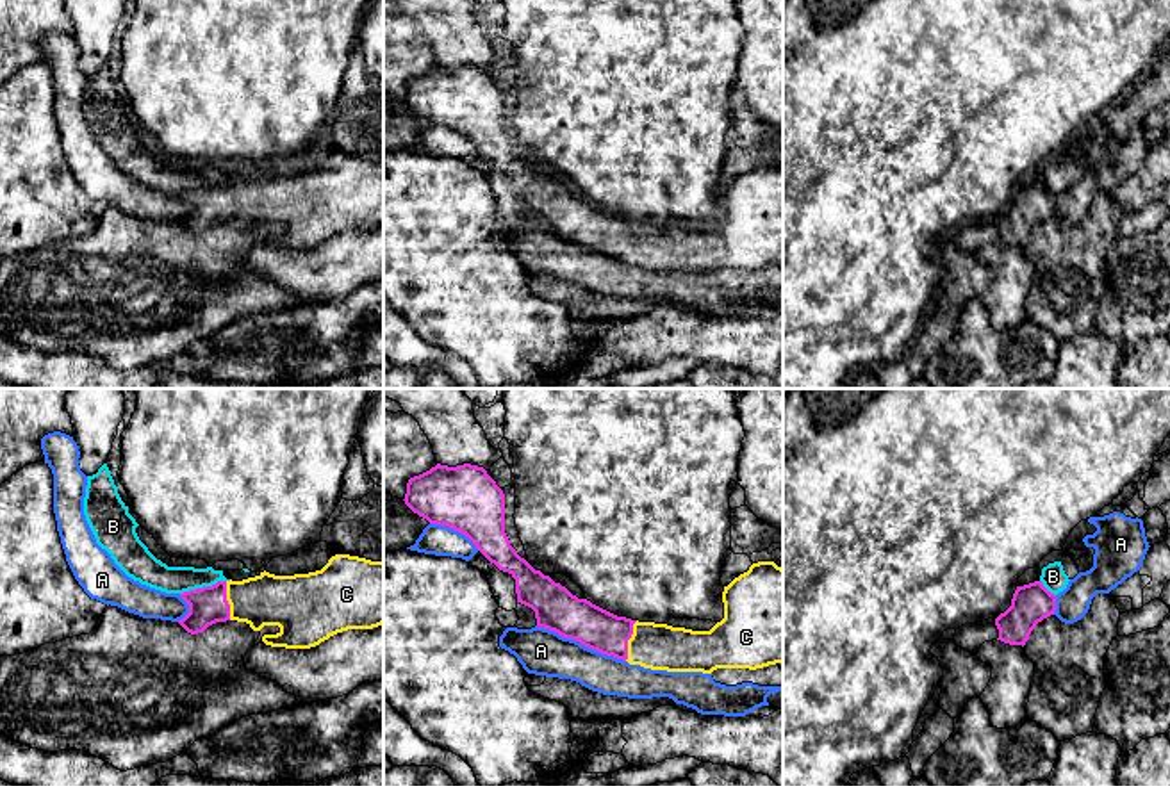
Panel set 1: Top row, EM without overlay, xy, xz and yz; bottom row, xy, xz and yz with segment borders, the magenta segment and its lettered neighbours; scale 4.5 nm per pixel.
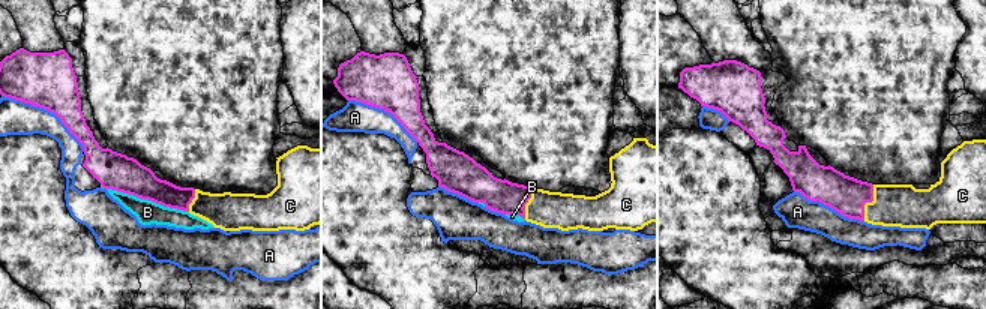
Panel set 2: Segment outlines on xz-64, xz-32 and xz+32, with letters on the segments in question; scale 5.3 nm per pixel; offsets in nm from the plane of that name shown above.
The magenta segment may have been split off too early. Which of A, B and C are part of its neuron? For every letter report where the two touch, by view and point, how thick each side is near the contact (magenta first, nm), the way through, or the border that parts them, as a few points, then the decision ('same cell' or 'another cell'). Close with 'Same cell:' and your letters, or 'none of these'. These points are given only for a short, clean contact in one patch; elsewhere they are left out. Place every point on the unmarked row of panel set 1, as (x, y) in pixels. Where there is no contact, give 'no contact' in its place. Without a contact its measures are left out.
A: xz (582, 245) | 190/200 nm | another cell
B: xy (204, 188) | 170/130 nm | another cell
C: xz (628, 239) | 190/200 nm | across xz (578, 220), (610, 236), (628, 239), (653, 246) | same cell
Same cell: C

